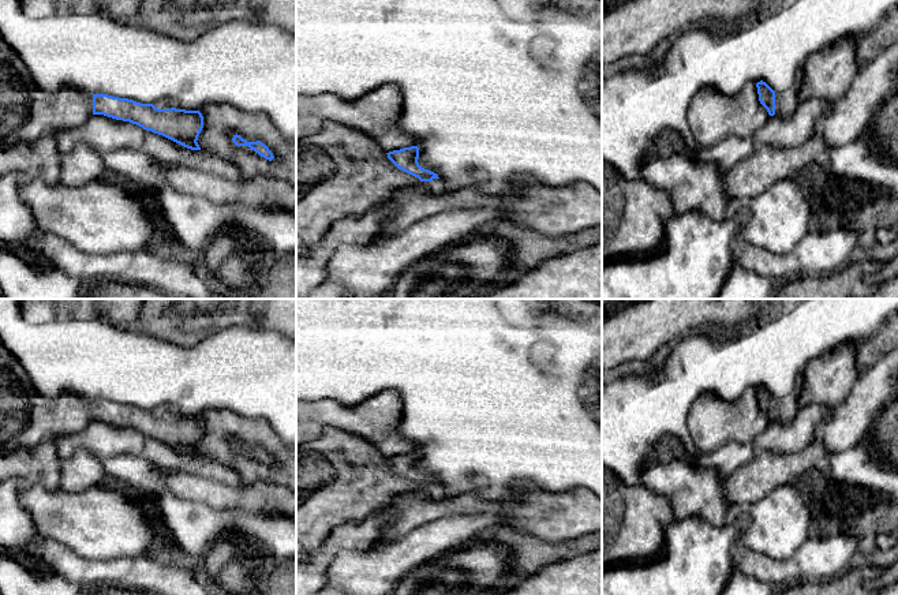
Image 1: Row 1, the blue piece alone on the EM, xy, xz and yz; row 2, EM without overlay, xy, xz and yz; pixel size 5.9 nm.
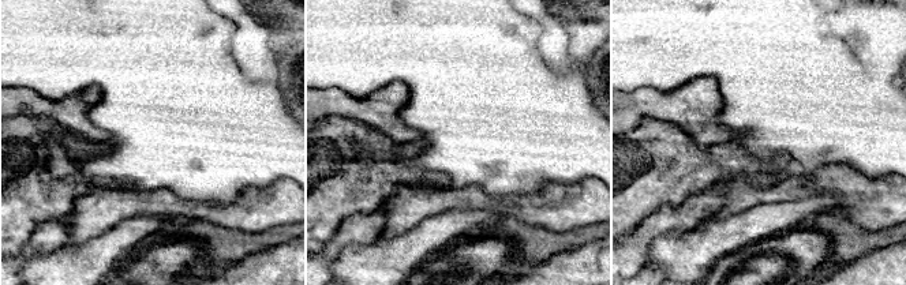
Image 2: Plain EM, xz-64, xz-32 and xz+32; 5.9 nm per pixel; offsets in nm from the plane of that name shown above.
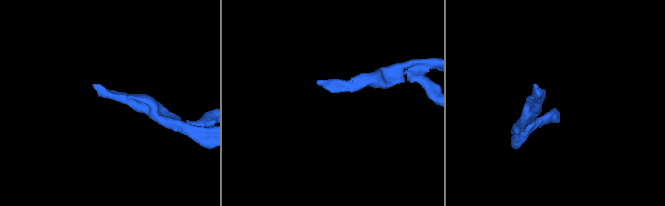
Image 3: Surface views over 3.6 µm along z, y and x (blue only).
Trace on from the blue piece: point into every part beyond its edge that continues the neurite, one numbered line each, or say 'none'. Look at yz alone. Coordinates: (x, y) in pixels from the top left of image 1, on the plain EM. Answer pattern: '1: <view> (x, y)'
1: yz (786, 407)

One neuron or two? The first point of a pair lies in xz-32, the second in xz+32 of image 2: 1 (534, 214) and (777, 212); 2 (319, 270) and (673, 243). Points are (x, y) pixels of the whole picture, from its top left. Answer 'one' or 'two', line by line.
1: two
2: two

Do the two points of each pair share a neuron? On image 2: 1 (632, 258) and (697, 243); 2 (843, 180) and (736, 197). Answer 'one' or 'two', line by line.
1: two
2: one

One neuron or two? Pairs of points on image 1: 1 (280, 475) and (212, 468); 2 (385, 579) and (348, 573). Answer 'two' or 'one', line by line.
1: two
2: one

